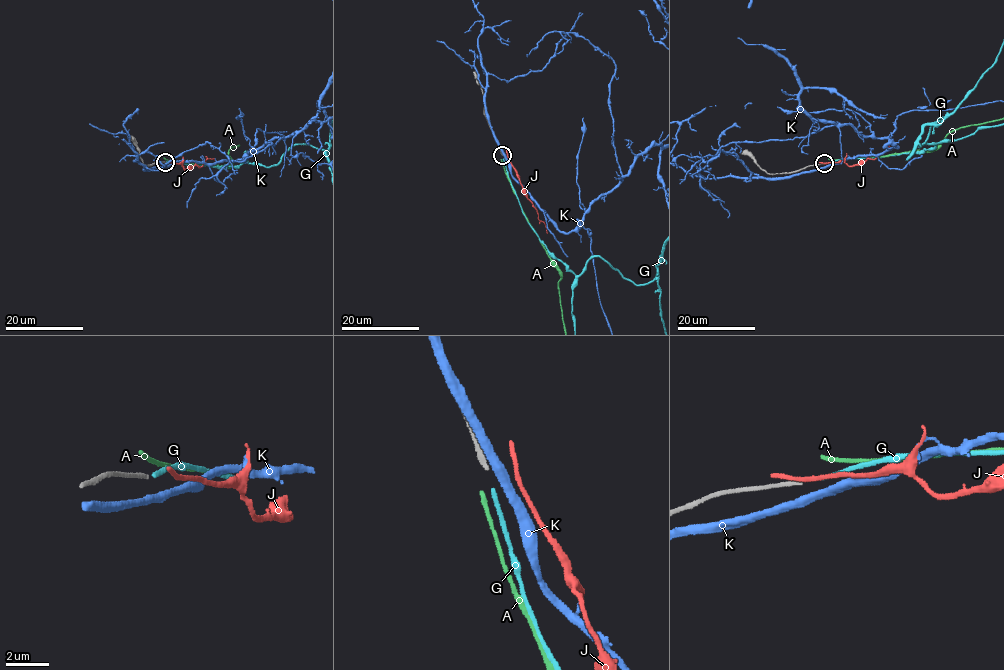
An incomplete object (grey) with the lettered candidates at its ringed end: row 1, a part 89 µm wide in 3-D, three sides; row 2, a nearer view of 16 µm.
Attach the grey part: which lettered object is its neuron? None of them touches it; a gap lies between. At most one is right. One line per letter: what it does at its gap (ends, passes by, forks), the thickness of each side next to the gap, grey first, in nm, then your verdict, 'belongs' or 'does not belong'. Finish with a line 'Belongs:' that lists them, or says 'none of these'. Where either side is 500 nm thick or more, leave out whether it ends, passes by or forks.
A: it ends | 200/200 nm | does not belong
G: it ends | 200/170 nm | belongs
J: it ends | 200/280 nm | does not belong
K: it passes by | 200/400 nm | does not belong
Belongs: G

